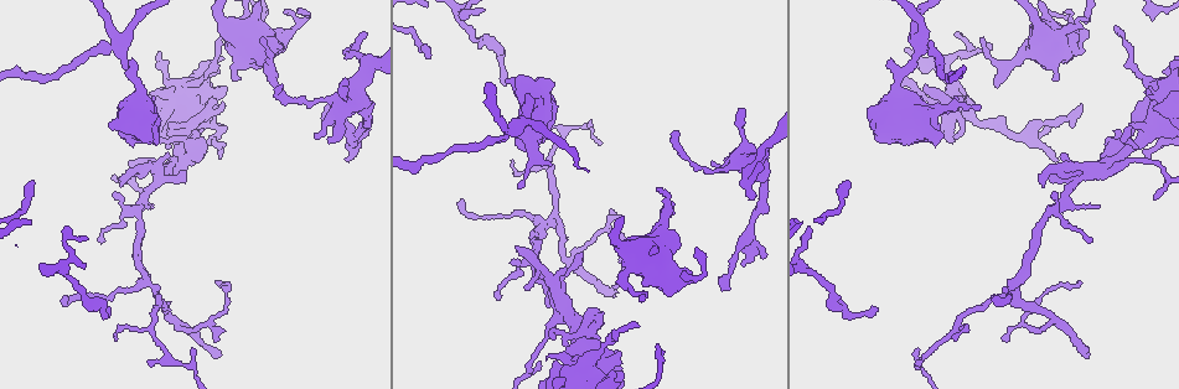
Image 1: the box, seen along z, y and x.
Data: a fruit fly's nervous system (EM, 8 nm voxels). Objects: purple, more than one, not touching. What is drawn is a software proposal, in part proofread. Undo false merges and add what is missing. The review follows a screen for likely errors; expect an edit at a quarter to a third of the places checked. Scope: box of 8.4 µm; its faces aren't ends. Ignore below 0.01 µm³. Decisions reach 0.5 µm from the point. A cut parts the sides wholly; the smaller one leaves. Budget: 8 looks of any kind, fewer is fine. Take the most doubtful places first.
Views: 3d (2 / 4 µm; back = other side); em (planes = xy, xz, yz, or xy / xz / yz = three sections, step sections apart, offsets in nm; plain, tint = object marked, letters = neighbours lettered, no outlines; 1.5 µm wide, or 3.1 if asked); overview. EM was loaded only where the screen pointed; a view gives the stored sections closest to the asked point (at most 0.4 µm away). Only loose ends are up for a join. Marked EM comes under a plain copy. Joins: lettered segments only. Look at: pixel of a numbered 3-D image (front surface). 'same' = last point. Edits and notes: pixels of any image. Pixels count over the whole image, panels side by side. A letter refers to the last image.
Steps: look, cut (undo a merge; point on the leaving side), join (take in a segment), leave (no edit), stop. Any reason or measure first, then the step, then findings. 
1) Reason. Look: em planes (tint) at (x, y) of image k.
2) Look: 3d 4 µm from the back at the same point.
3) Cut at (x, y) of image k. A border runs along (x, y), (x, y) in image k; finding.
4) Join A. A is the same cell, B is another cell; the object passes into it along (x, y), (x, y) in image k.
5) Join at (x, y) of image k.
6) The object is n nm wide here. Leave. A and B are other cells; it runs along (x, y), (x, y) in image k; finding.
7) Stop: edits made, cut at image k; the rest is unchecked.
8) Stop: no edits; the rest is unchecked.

Thin end. Look: em xy step 4 (tint) at (613, 294) of image 1.

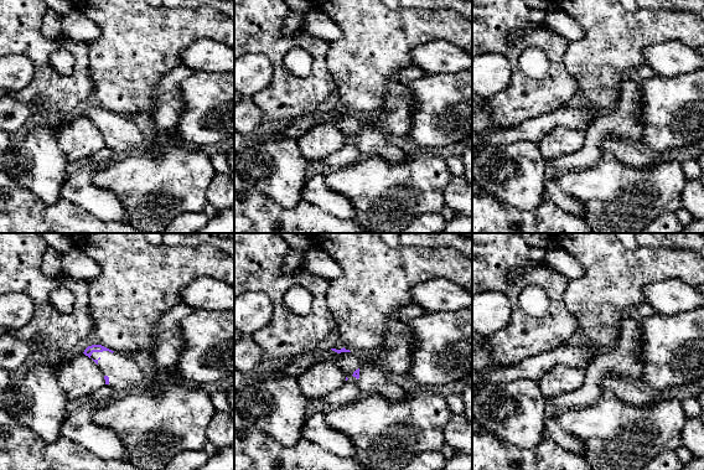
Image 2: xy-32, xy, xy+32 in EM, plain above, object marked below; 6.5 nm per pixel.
See the neighbours. Look: em xy step 4 (letters) at the same point.

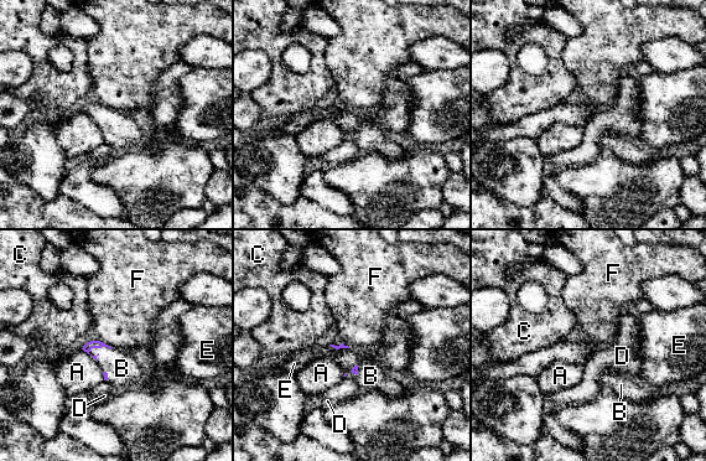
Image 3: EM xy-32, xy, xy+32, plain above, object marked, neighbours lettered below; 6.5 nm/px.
Join B. B is the same cell, A, C, D, E and F are other cells; the object passes into it along (88, 346), (99, 347), (122, 368) in image 3; it goes on there.

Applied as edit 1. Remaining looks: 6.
Sharp bend. Look: em yz step 8 (letters) at (1076, 25) of image 1.

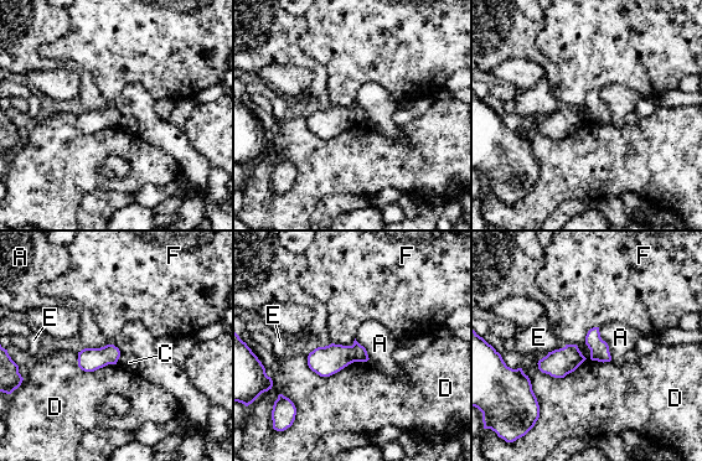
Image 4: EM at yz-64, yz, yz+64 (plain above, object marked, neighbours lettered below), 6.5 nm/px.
The object is 140 nm wide here; the longest contact is with D, 400 nm. Cut at (361, 353) of image 4. A, C, D, E and F are other cells; a second cell is stuck on.

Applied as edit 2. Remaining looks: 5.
Look: overview.

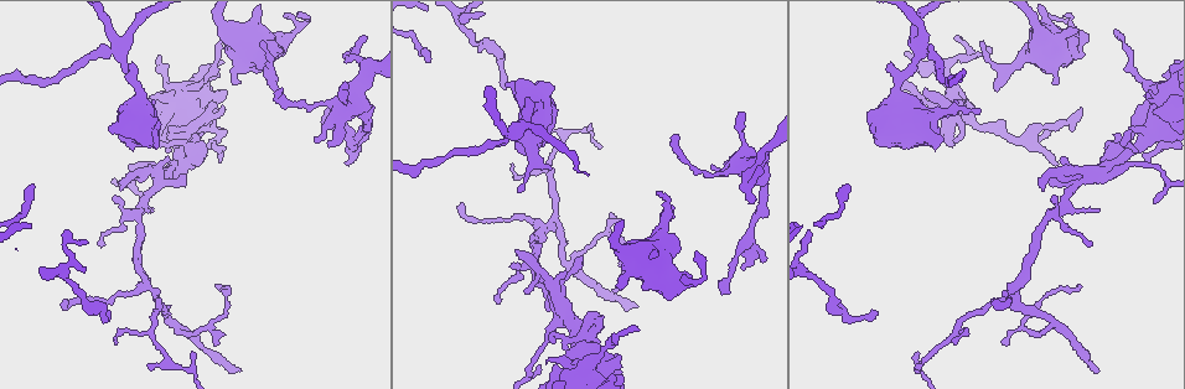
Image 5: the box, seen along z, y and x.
Four-way junction. Look: 3d 2 µm at (1081, 178) of image 5.

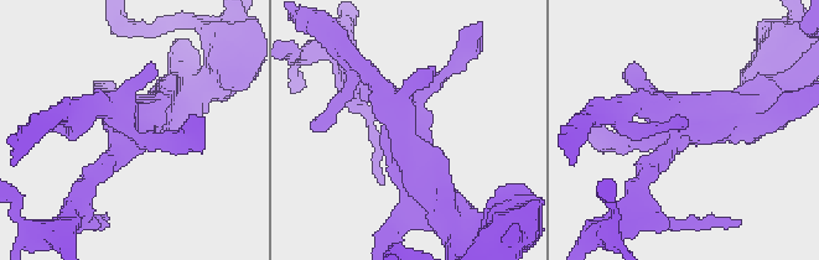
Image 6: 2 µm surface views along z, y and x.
Look: em planes (letters) at (127, 126) of image 6.

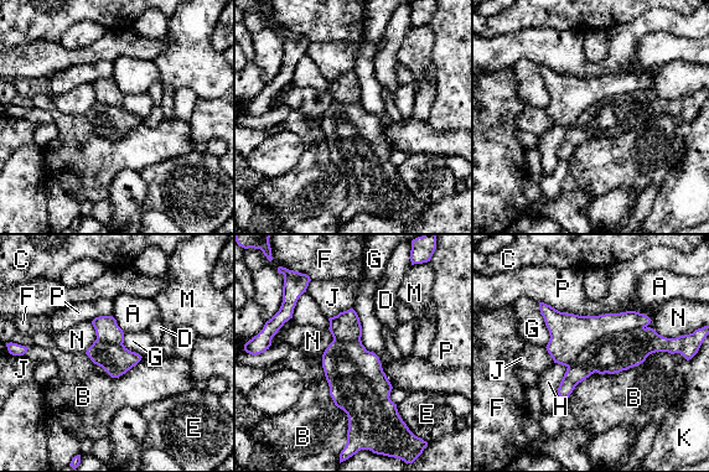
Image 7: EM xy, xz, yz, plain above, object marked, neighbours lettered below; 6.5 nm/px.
The longest contact is with P, 600 nm. Cut at (614, 353) of image 7. A, B, C, D, E, F, G, H, J, K, M, N and P are other cells; the part that leaves runs along (666, 347), (595, 357), (560, 392) in image 7; a second cell is stuck on.

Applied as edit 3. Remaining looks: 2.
Stop: edits made, join at image 3, cut at image 4, cut at image 7; the rest is unchecked.

